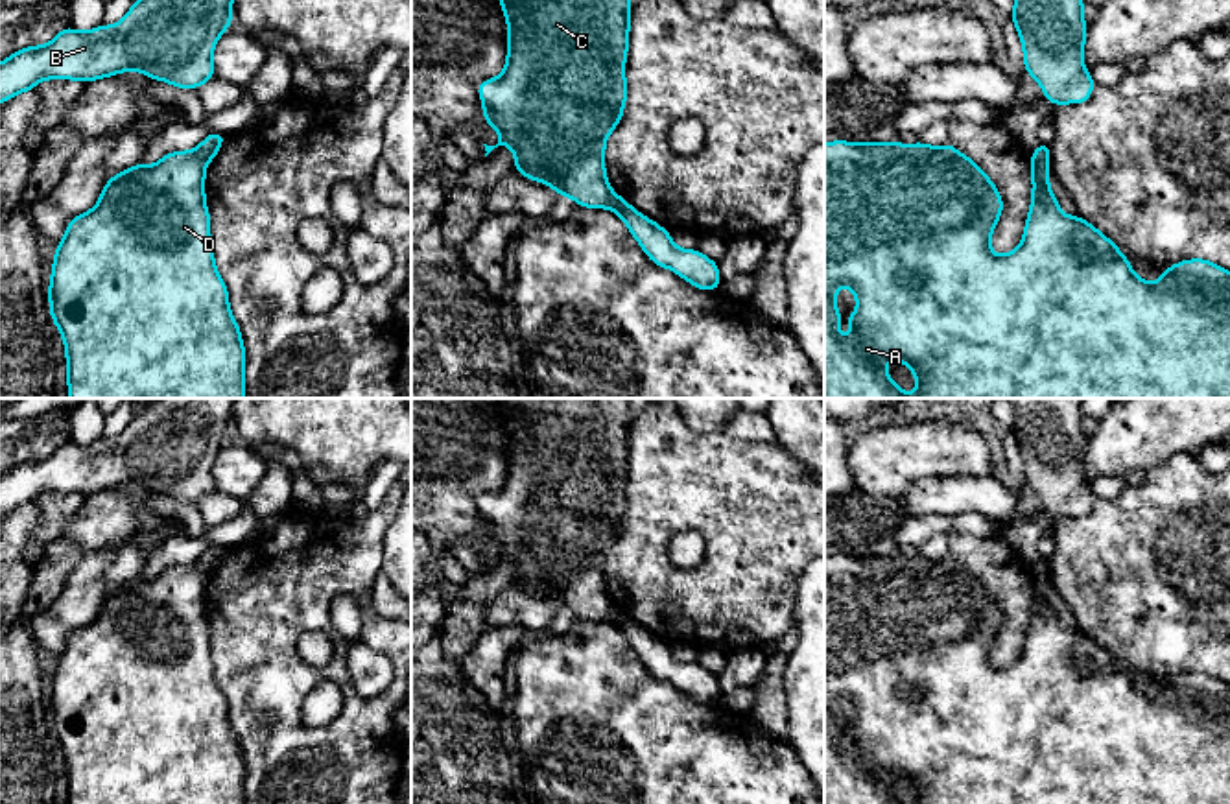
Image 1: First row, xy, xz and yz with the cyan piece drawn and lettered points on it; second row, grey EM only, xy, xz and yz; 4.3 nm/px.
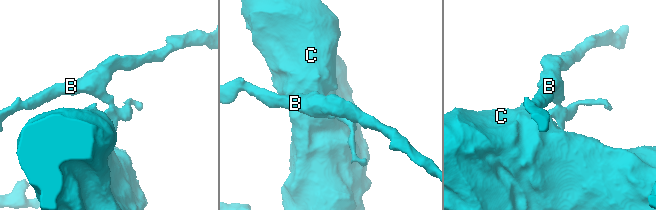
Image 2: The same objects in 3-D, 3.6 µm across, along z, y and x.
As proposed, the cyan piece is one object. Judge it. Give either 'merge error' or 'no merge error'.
merge error

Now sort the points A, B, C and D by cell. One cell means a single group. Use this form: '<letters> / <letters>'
A C D / B

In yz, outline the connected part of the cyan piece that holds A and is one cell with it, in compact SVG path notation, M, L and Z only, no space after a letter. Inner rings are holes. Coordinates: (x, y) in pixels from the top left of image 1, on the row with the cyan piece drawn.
M828 142L824 144L824 398L1230 398L1230 271L1224 267L1212 264L1204 258L1182 260L1162 273L1162 278L1156 284L1147 284L1141 280L1130 267L1127 256L1095 227L1084 221L1081 216L1064 216L1059 208L1059 203L1049 190L1049 164L1044 159L1031 157L1031 177L1033 177L1033 197L1031 210L1027 214L1023 240L1018 249L1005 254L996 256L990 251L992 229L998 223L1003 212L1003 199L996 190L994 183L985 175L985 171L966 155L959 153L950 142L942 148L931 148L924 142L917 142L911 146L904 146L900 142ZM839 286L848 286L857 299L857 308L850 315L850 330L852 337L843 339L837 336L837 323L841 321L841 313L835 308L835 290ZM887 360L898 360L911 367L918 387L915 395L905 395L887 374L883 363Z

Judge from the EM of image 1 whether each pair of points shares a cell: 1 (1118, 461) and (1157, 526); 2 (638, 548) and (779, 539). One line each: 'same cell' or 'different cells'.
1: different cells
2: same cell

